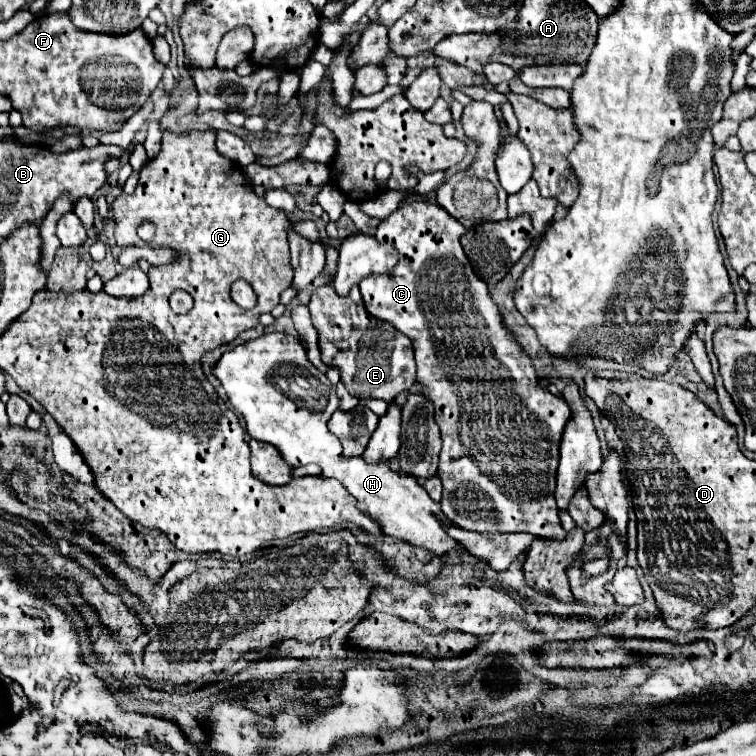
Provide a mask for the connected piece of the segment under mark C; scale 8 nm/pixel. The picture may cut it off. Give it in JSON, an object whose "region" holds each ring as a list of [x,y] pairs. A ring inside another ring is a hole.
{"region":[[[413,200],[413,202],[405,202],[401,204],[389,218],[385,218],[377,232],[375,238],[381,244],[391,244],[397,252],[399,252],[399,262],[397,266],[383,276],[369,276],[361,282],[361,294],[363,294],[363,302],[365,308],[369,310],[369,314],[373,314],[375,318],[387,320],[391,322],[399,332],[403,332],[405,336],[411,338],[413,342],[413,350],[415,350],[415,360],[417,360],[417,382],[421,382],[425,386],[423,394],[425,398],[429,398],[435,404],[435,422],[441,428],[441,438],[443,438],[443,448],[441,448],[441,460],[439,460],[439,476],[443,482],[443,500],[441,500],[441,510],[443,514],[457,526],[461,528],[469,528],[469,530],[477,530],[477,532],[529,532],[533,536],[543,536],[543,538],[553,538],[553,540],[563,540],[565,538],[565,530],[559,522],[557,516],[557,504],[555,504],[555,472],[557,472],[557,462],[559,462],[559,442],[561,442],[561,432],[565,422],[569,420],[571,412],[569,406],[559,398],[549,394],[549,390],[545,388],[537,388],[537,374],[533,370],[533,364],[527,356],[527,352],[521,348],[521,344],[513,338],[511,332],[505,330],[499,310],[495,306],[495,302],[489,296],[487,284],[483,280],[479,280],[459,244],[459,238],[465,234],[465,226],[459,224],[453,216],[447,216],[447,212],[443,212],[443,208],[439,208],[439,204],[435,202],[427,202],[427,200]],[[461,378],[471,378],[471,380],[511,380],[511,384],[455,384]]]}

